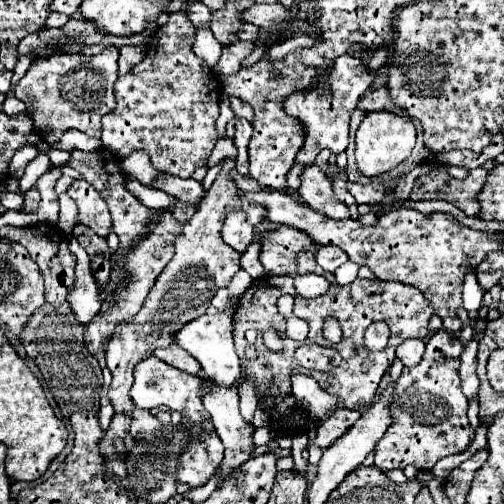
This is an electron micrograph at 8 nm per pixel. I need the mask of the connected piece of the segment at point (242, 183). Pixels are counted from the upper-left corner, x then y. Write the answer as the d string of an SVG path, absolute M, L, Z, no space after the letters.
M236 169L230 171L230 179L236 183L236 187L238 187L240 191L260 191L258 183L256 183L252 177L240 175L240 173L236 173Z

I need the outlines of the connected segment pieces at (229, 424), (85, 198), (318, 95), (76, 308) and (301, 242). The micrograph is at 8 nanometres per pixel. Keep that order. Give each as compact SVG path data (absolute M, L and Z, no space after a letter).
M204 379L202 381L202 403L204 403L204 409L206 413L210 415L214 427L216 427L216 433L220 437L220 441L224 443L226 447L226 453L224 453L224 461L222 461L222 479L218 483L218 487L222 485L222 481L228 477L230 471L238 469L244 461L250 459L250 453L254 449L254 443L252 443L252 433L254 433L254 427L248 425L240 411L238 411L238 391L236 389L226 389L222 385L218 385L216 381L210 381L210 379Z
M80 179L72 181L72 185L68 187L68 195L78 205L78 223L88 225L100 237L106 237L112 229L112 221L106 203L102 201L102 195L88 182Z
M338 57L332 61L328 75L318 85L310 85L308 89L296 89L284 99L284 111L290 117L296 117L304 129L304 145L296 155L296 161L304 165L312 165L318 151L328 147L332 153L342 153L348 147L348 123L350 115L356 109L362 93L372 85L374 75L364 65L362 59L356 57Z
M74 237L70 239L70 251L76 255L76 281L68 295L68 301L78 321L86 325L100 311L102 289L98 289L98 283L94 281L94 275L90 273L90 257L86 249L82 249L82 245L74 241Z
M280 225L274 231L270 229L262 233L260 245L260 261L268 275L296 275L296 269L288 269L288 253L296 255L302 249L316 249L316 243L306 233L300 229L290 229L288 225Z

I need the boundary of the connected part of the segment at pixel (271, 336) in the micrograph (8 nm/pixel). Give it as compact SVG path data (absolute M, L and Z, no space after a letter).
M274 329L266 331L266 333L264 333L264 345L266 345L270 351L280 351L280 349L282 349L280 335L278 335Z

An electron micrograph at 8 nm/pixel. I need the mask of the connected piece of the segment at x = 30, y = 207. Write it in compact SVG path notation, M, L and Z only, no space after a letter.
M30 189L30 191L24 195L24 199L26 199L26 203L24 203L24 209L22 209L22 211L32 213L32 211L38 209L38 205L40 205L40 194L37 189Z

